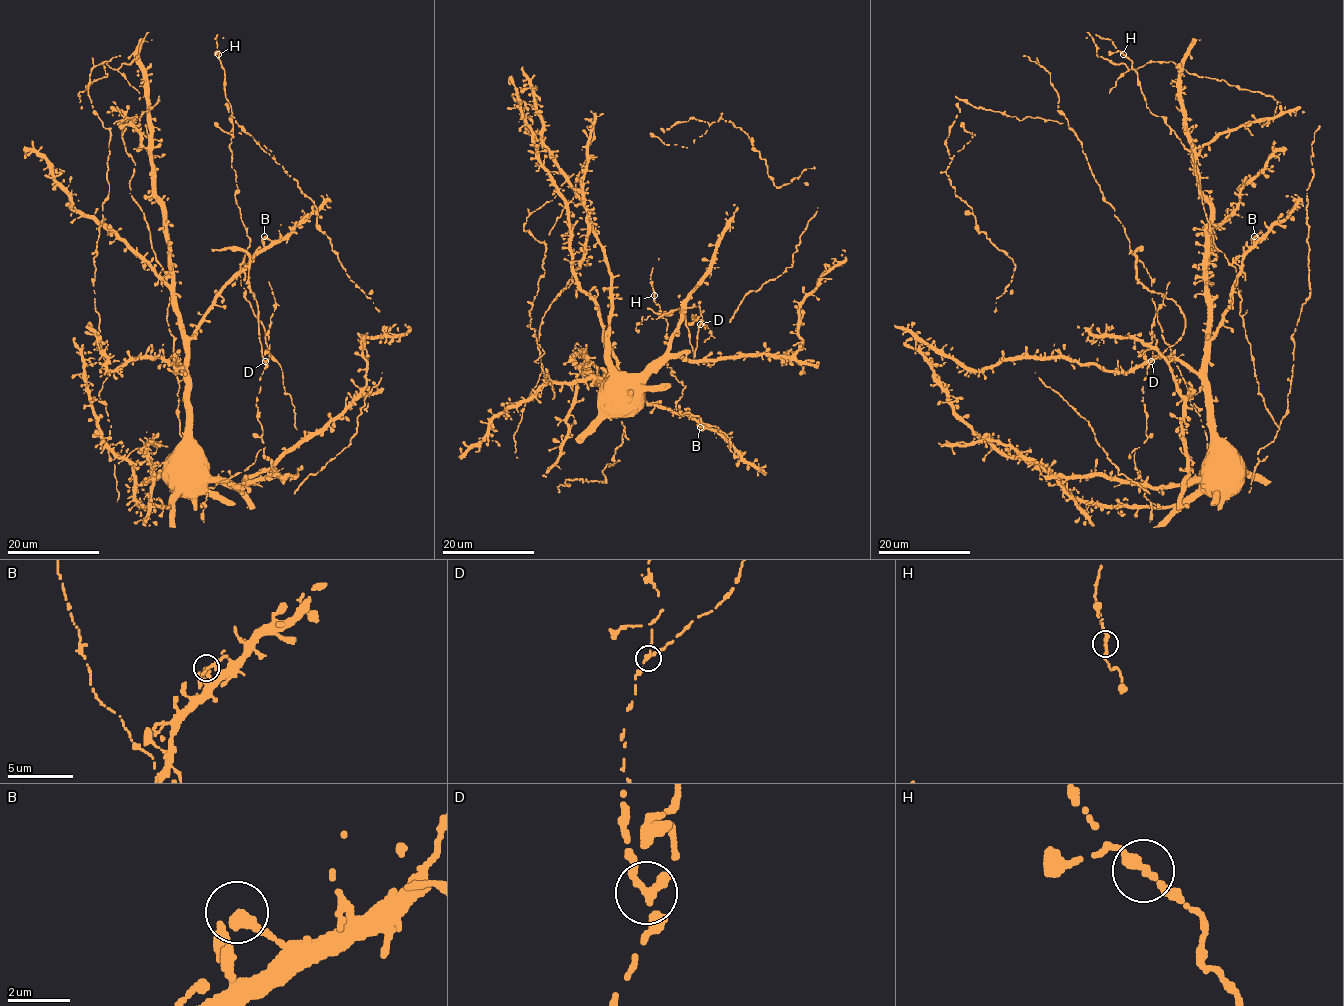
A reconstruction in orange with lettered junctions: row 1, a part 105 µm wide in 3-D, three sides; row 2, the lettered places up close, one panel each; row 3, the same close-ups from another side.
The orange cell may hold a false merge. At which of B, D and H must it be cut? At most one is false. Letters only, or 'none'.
D

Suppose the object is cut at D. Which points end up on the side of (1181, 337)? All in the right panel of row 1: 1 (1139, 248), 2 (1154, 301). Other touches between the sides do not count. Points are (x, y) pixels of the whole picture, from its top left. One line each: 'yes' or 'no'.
1: yes
2: no

